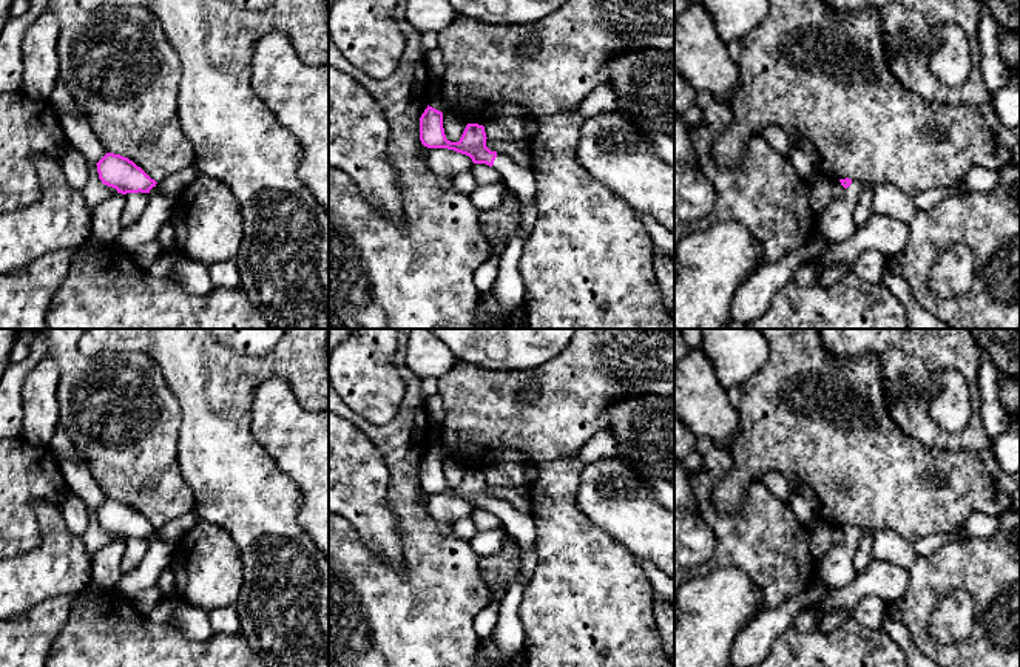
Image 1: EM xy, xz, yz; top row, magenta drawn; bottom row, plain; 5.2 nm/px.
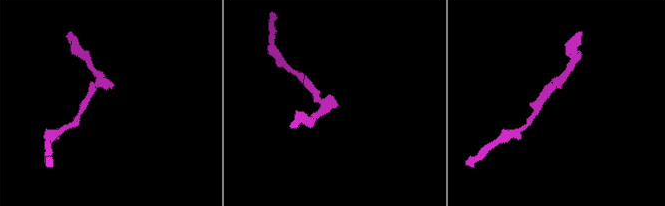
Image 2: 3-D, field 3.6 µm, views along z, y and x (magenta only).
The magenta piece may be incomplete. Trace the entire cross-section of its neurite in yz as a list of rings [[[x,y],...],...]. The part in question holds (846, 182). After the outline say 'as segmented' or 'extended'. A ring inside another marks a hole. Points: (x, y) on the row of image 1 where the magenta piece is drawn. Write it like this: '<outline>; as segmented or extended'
[[[849,178],[839,179],[839,182],[844,187],[843,198],[833,201],[827,207],[824,218],[816,224],[818,235],[824,236],[830,242],[843,242],[856,230],[853,218],[863,182]]]; extended

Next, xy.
[[[106,153],[96,165],[102,184],[116,188],[117,193],[150,195],[144,219],[122,229],[113,242],[114,247],[133,255],[139,245],[157,239],[160,229],[171,219],[176,199],[159,193],[157,182],[128,157]]]; extended

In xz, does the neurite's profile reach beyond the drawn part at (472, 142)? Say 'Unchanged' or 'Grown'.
Grown

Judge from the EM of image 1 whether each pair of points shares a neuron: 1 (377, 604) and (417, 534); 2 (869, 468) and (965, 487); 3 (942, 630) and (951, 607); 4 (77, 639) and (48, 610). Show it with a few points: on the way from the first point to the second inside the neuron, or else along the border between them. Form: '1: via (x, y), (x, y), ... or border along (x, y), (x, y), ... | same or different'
1: via (397, 596), (415, 578), (417, 555) | same
2: via (892, 482), (914, 491), (942, 490) | same
3: via (948, 624), (951, 613) | same
4: border along (74, 596), (67, 622), (50, 650) | different

